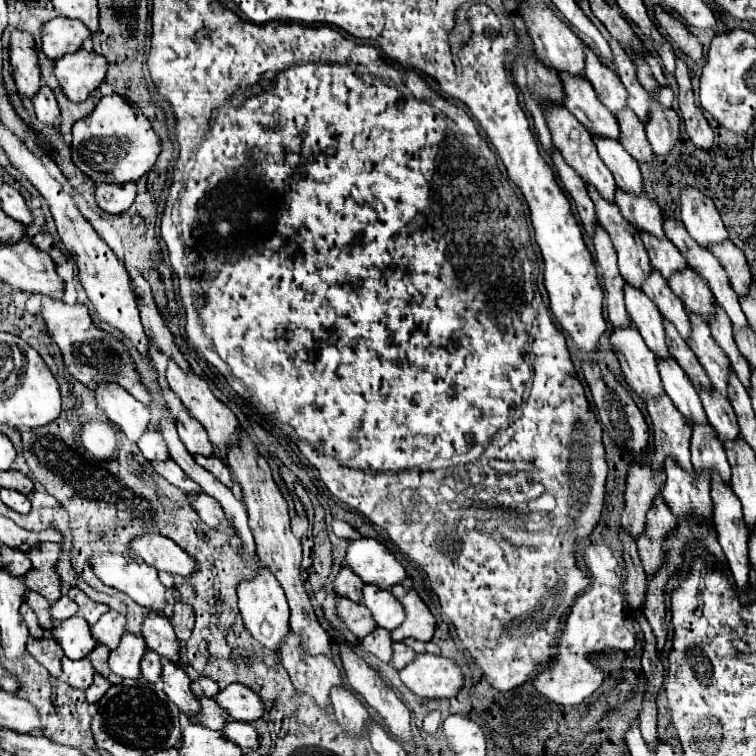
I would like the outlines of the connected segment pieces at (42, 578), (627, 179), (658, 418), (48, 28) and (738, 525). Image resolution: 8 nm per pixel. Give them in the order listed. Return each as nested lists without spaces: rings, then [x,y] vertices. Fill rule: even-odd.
[[[53,542],[33,546],[27,552],[35,570],[25,574],[25,584],[29,590],[45,596],[49,602],[61,598],[61,578],[57,574],[59,552],[61,552],[61,544],[53,544]]]
[[[593,138],[593,142],[601,160],[611,170],[617,186],[631,194],[641,194],[645,188],[641,180],[641,170],[633,156],[627,154],[627,150],[619,142],[613,142],[613,138]]]
[[[667,394],[661,398],[661,402],[649,402],[647,410],[653,424],[653,470],[661,470],[665,458],[673,456],[685,470],[691,472],[691,426],[685,422],[685,418],[681,418],[681,412],[673,408],[673,402],[669,402]]]
[[[53,18],[47,24],[43,24],[43,30],[41,30],[43,52],[47,54],[47,58],[57,60],[63,54],[69,54],[81,48],[83,40],[87,40],[89,36],[91,32],[81,20]]]
[[[711,478],[711,498],[713,498],[713,522],[723,546],[727,564],[733,572],[739,590],[749,582],[749,556],[747,538],[749,530],[741,514],[741,502],[735,498],[731,486],[721,486],[721,478]]]

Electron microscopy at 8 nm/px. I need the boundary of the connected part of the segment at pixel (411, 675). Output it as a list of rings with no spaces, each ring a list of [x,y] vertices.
[[[419,654],[411,664],[399,672],[403,684],[421,698],[451,698],[463,684],[465,676],[453,658]]]

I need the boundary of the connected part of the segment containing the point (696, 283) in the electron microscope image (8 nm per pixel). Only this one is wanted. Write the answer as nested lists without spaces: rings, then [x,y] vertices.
[[[685,266],[681,274],[673,274],[673,278],[669,278],[669,286],[683,300],[687,312],[697,312],[707,322],[711,320],[713,294],[709,286],[705,286],[705,278],[701,278],[701,274],[697,274],[691,266]]]

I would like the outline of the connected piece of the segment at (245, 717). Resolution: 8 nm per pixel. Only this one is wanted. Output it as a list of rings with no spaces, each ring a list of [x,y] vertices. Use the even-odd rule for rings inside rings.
[[[229,684],[215,696],[215,702],[229,712],[231,720],[255,722],[263,716],[261,696],[245,684]]]

